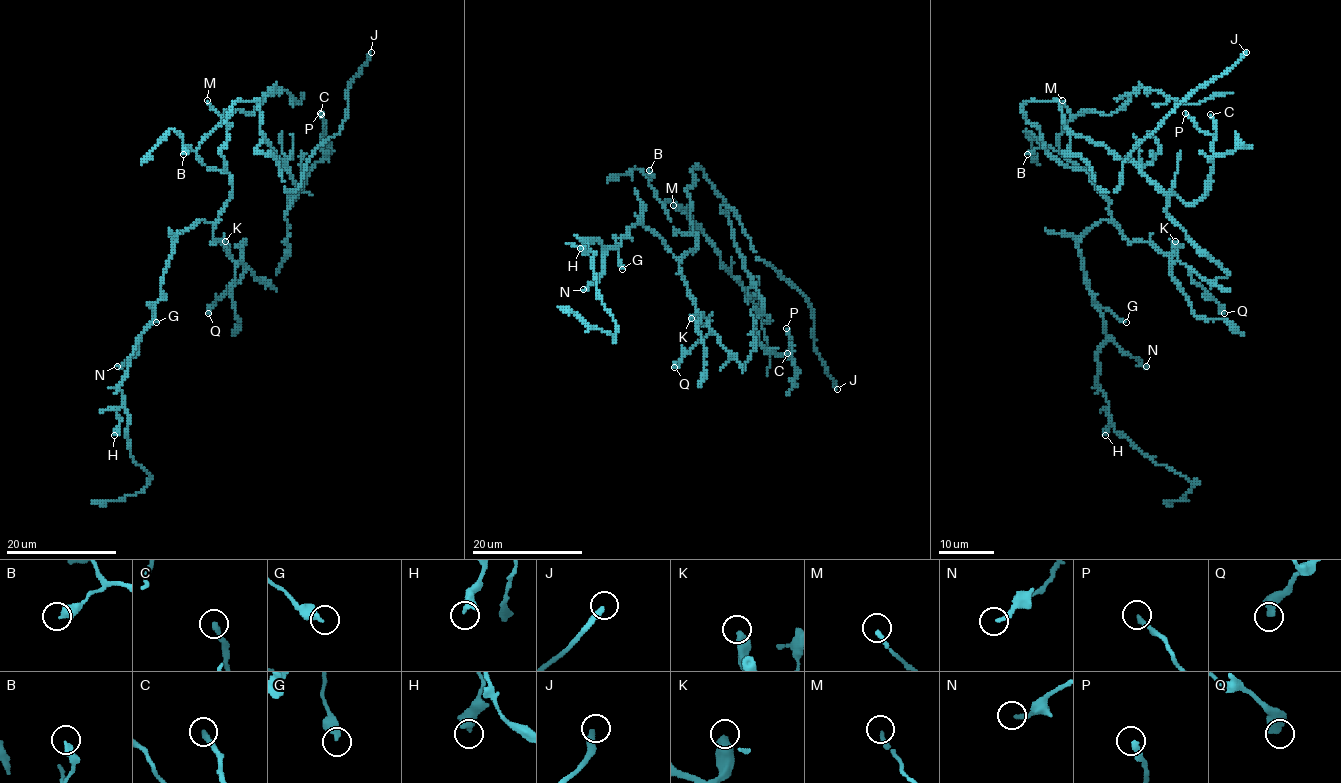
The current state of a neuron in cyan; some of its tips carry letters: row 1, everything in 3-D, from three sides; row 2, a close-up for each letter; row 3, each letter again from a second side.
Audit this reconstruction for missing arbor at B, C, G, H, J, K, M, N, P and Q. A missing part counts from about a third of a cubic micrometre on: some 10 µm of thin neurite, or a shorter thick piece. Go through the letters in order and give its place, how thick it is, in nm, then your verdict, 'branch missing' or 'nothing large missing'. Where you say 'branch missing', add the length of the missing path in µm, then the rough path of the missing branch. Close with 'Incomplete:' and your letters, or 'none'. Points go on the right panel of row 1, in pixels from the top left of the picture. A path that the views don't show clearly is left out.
B: (1027, 154) | 360 nm | nothing large missing
C: (1210, 114) | 280 nm | branch missing | 15 µm | (1210, 114), (1207, 96), (1200, 84), (1192, 76), (1182, 74), (1191, 67)
G: (1126, 322) | 400 nm | nothing large missing
H: (1105, 435) | 440 nm | nothing large missing
J: (1246, 52) | 320 nm | branch missing | 15 µm
K: (1175, 241) | 480 nm | nothing large missing
M: (1062, 100) | 200 nm | nothing large missing
N: (1146, 366) | 200 nm | nothing large missing
P: (1185, 113) | 280 nm | nothing large missing
Q: (1224, 313) | 480 nm | nothing large missing
Incomplete: C, J

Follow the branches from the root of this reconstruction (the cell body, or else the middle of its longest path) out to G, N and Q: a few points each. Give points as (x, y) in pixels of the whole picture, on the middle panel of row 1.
G: (693, 228), (698, 247), (677, 258), (656, 234), (640, 222), (631, 226), (627, 234), (616, 239), (622, 269)
N: (693, 228), (698, 247), (677, 258), (640, 222), (631, 226), (618, 247), (607, 251), (600, 277), (583, 289)
Q: (693, 228), (698, 247), (680, 261), (680, 269), (695, 309), (711, 331), (674, 367)

